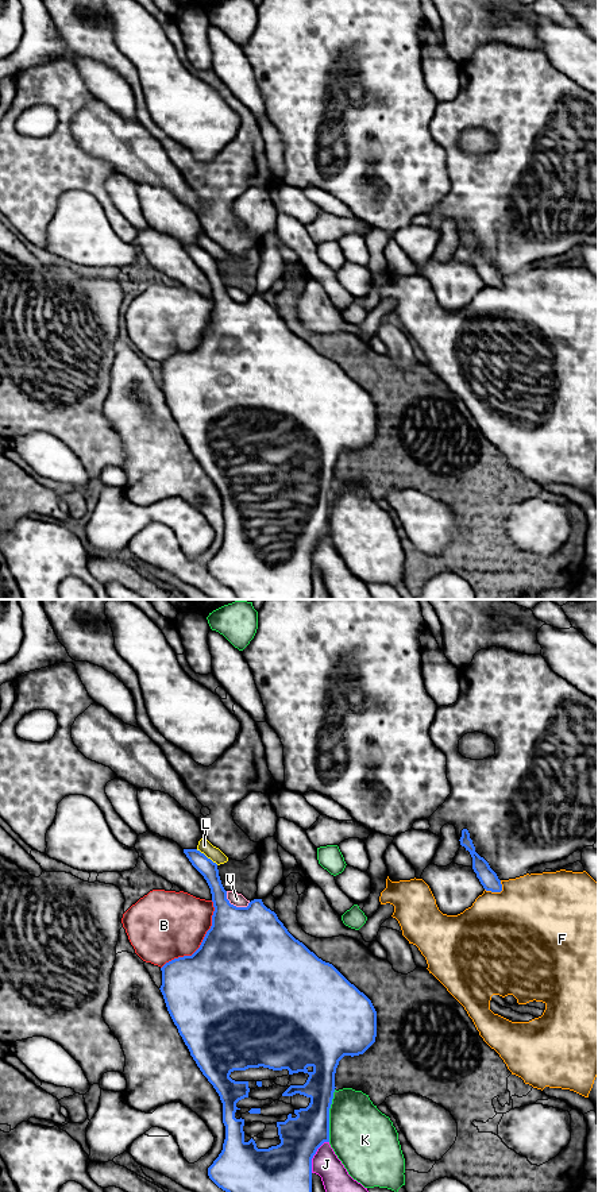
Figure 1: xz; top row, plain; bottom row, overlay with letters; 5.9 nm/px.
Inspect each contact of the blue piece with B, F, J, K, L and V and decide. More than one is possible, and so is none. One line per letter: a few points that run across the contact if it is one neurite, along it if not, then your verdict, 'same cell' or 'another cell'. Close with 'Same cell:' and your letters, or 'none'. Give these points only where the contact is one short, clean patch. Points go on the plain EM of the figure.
B: another cell
F: another cell
J: another cell
K: another cell
L: another cell
V: another cell
Same cell: none

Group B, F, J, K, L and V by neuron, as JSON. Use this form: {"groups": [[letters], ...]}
{"groups": [["B"], ["F"], ["J"], ["K"], ["L"], ["V"]]}

